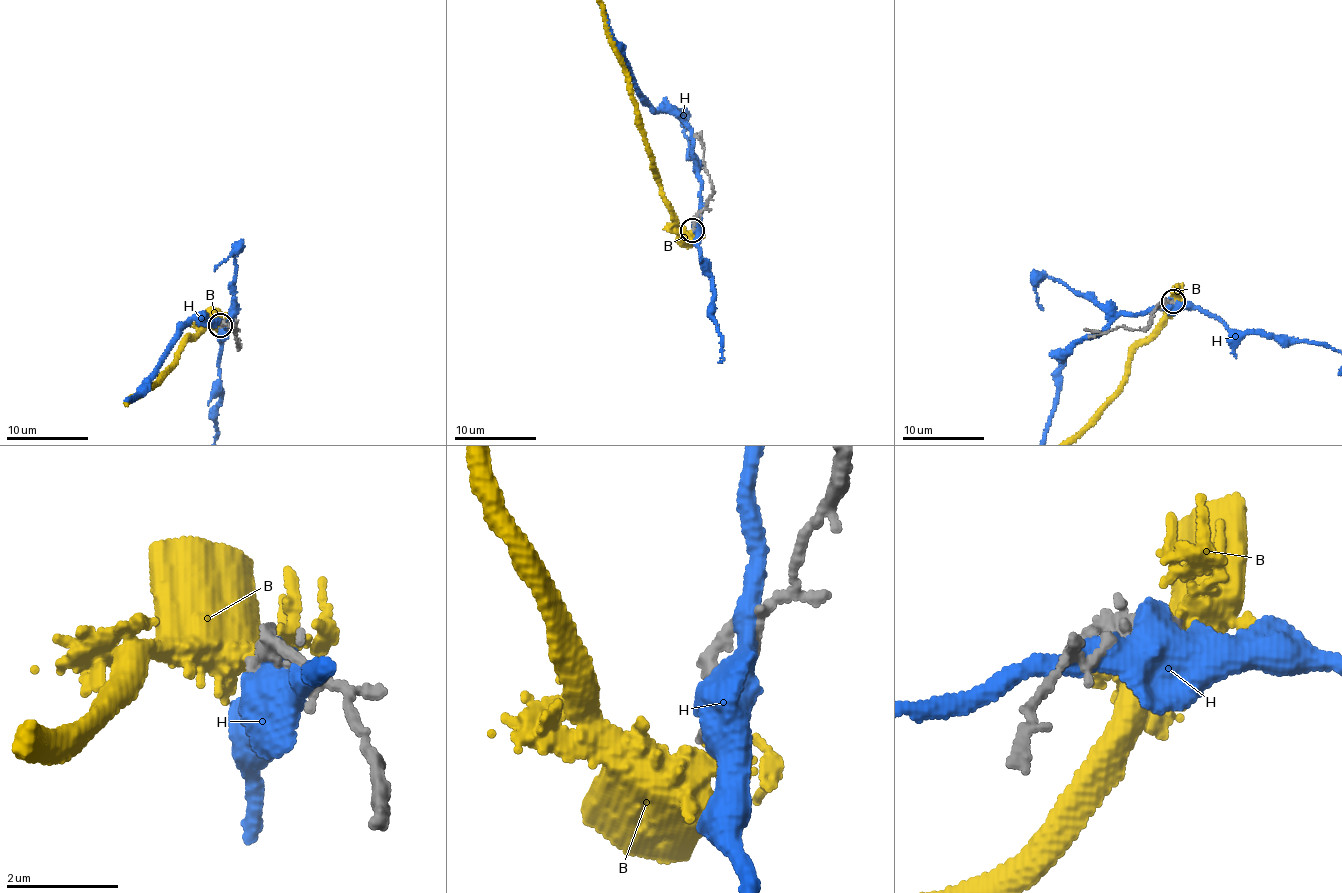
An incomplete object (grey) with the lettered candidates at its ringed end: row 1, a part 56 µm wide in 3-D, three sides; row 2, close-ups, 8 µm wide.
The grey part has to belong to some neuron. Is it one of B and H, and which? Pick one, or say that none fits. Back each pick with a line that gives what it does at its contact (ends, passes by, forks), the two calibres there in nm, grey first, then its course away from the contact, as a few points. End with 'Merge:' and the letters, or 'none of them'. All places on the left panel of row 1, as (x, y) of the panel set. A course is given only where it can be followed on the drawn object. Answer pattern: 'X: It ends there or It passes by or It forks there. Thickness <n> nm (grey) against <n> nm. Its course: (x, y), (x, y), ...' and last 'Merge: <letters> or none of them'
Merge: none of them

